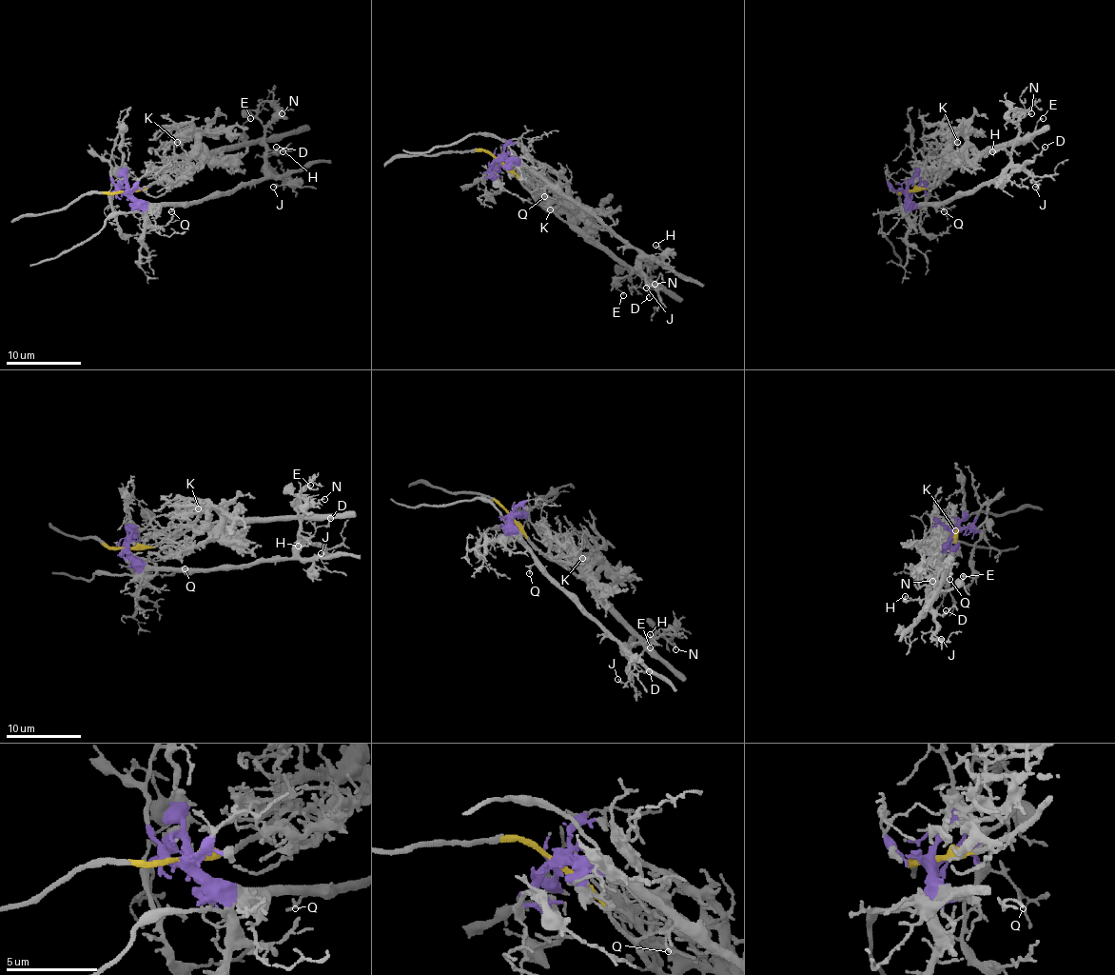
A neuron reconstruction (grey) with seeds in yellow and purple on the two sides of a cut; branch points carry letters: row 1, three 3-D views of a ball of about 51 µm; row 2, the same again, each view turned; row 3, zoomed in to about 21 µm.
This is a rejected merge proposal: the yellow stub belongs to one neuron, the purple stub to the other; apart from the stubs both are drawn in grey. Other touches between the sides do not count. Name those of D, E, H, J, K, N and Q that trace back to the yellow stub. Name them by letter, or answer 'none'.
K

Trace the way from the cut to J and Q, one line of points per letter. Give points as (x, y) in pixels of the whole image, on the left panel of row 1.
J: (126, 191), (152, 203), (202, 203), (258, 184), (267, 176), (267, 169), (284, 180), (273, 188)
Q: (126, 191), (137, 199), (169, 203), (173, 207), (171, 211)

